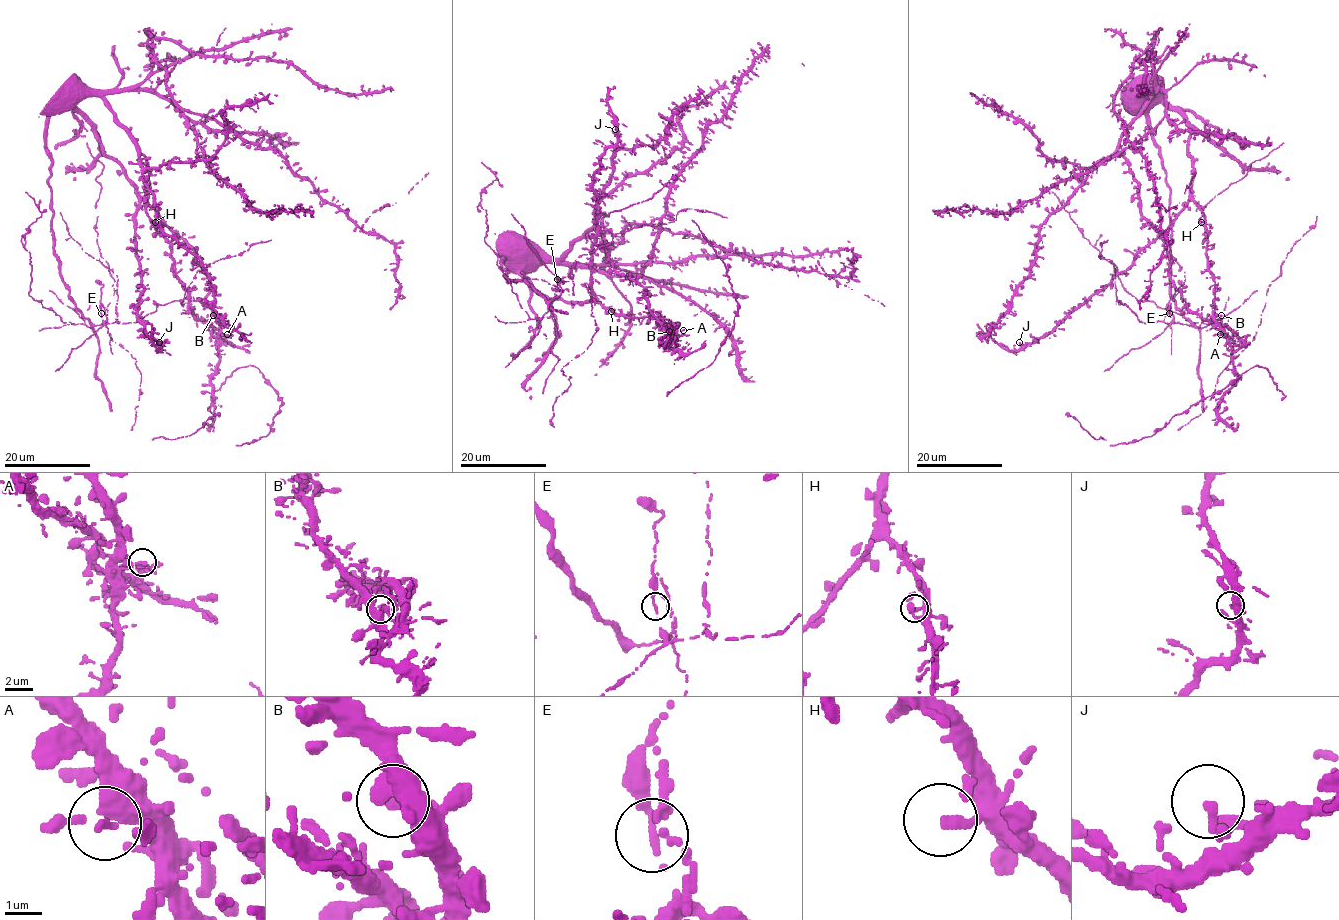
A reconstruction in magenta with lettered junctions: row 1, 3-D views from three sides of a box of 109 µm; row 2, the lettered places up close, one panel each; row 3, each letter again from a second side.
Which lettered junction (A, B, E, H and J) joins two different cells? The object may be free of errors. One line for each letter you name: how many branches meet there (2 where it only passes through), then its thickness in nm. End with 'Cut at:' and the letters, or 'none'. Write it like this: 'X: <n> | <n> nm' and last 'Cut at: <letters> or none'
Cut at: none

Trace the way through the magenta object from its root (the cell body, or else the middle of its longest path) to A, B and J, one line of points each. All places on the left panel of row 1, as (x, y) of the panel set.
A: (74, 110), (134, 189), (194, 252), (208, 280), (206, 302), (219, 336), (227, 334)
B: (74, 110), (90, 124), (101, 150), (121, 167), (134, 189), (194, 252), (208, 280), (206, 302), (213, 315)
J: (74, 110), (90, 124), (101, 150), (121, 167), (134, 188), (135, 254), (143, 288), (136, 319), (159, 342)

